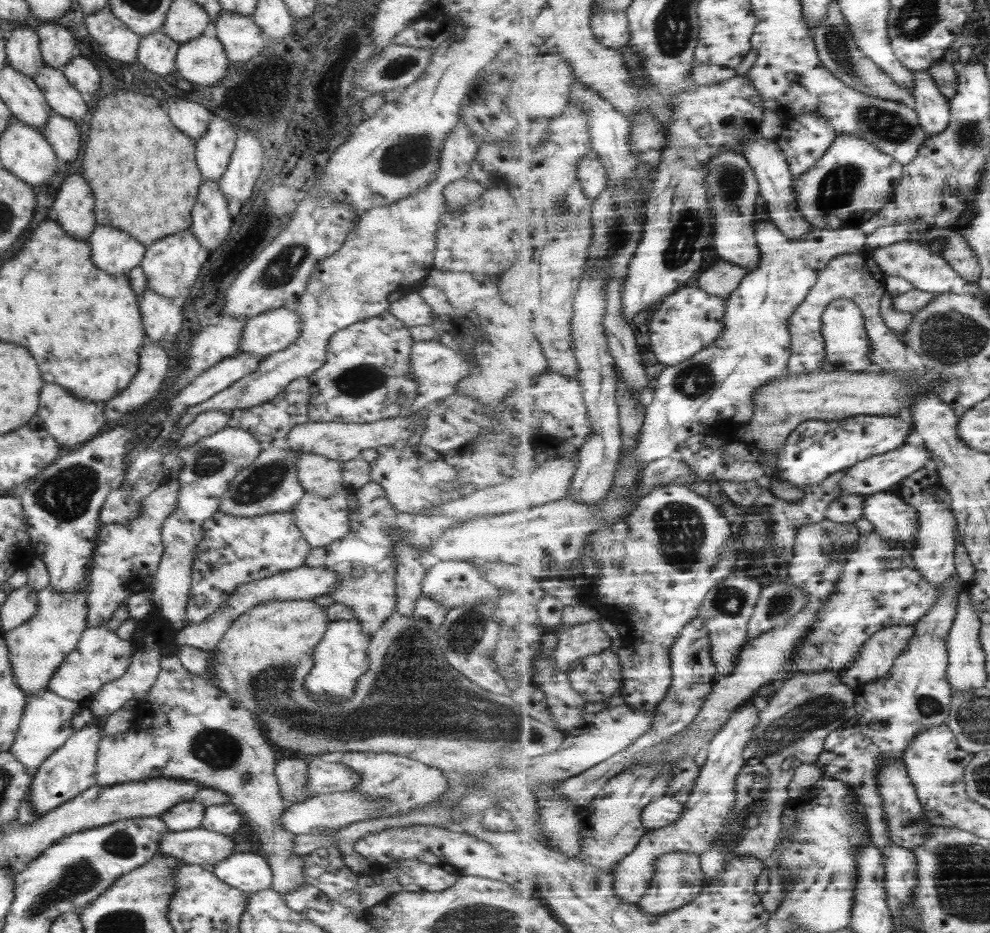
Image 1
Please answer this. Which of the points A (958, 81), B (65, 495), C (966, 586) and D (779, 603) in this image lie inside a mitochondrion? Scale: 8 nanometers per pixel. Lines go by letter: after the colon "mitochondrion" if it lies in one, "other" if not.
A: other
B: mitochondrion
C: other
D: mitochondrion

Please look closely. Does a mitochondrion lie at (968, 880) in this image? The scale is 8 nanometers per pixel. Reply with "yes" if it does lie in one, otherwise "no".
yes

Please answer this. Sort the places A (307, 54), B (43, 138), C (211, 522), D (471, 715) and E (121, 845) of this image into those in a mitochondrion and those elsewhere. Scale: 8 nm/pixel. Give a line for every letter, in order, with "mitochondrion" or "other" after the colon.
A: other
B: other
C: other
D: mitochondrion
E: mitochondrion

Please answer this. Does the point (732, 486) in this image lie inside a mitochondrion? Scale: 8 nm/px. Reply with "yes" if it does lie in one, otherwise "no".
no

